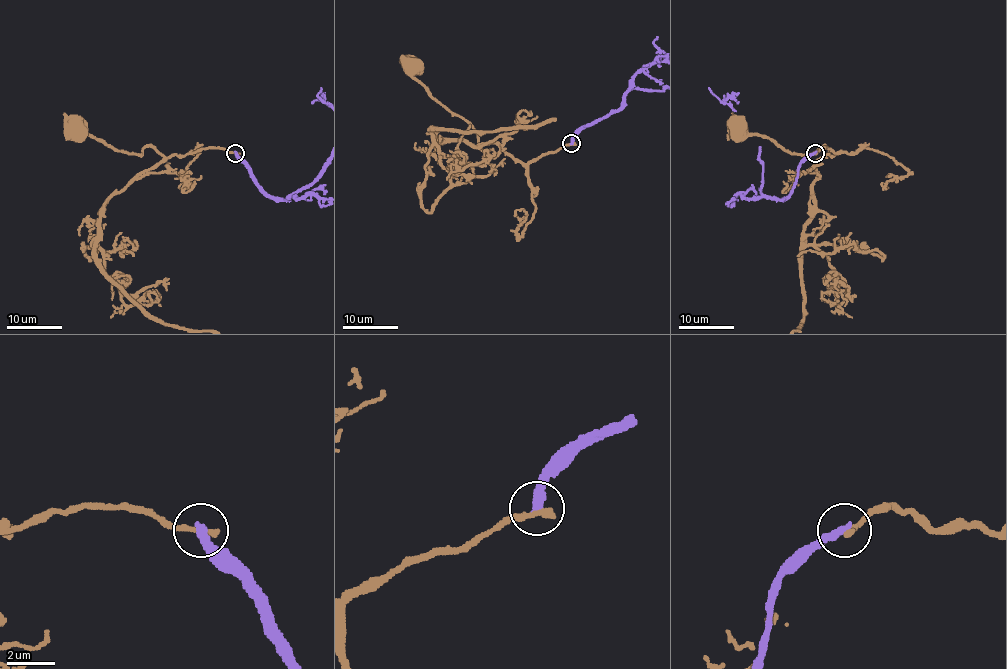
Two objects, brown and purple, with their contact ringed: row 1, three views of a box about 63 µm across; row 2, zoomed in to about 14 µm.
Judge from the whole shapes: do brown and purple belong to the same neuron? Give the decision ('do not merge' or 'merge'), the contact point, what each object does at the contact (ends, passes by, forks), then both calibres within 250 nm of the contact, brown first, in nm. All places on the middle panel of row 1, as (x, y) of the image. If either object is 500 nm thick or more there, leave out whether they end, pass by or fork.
do not merge | (571, 143) | brown ends | purple ends | 300/360 nm

